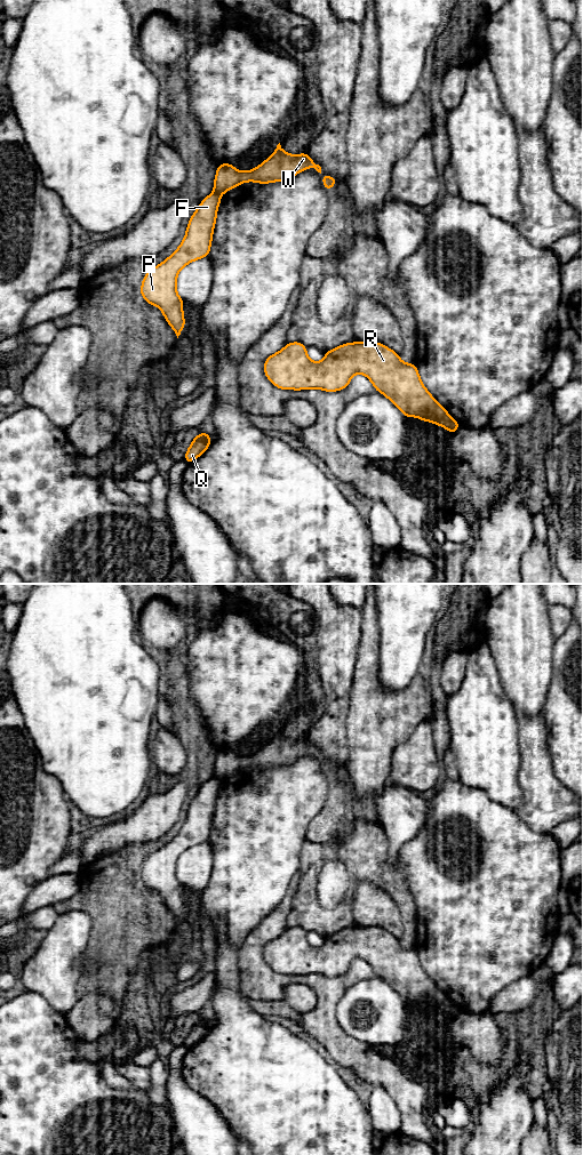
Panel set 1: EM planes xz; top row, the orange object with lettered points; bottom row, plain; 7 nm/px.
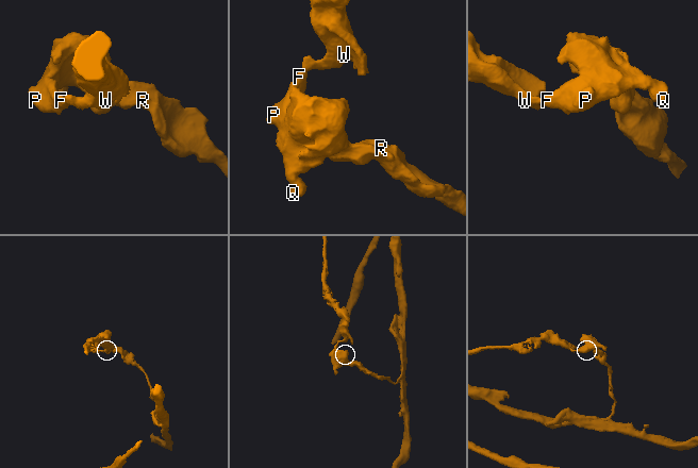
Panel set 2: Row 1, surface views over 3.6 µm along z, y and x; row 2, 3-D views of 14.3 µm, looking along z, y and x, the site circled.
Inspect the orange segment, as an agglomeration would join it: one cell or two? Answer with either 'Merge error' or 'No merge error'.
Merge error

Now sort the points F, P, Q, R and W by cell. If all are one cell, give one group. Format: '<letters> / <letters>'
F P Q R / W

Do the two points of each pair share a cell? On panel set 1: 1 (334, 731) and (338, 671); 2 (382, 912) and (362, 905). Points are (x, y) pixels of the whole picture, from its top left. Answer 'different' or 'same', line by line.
1: same
2: same

